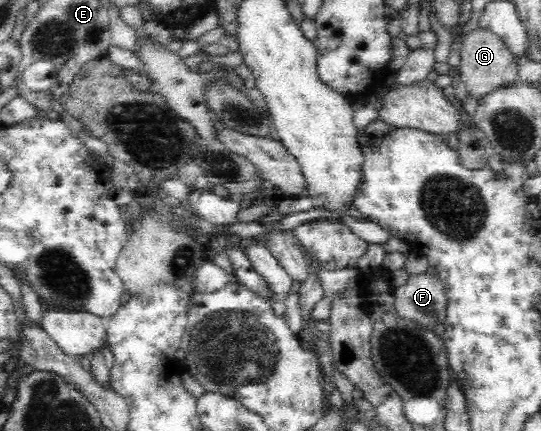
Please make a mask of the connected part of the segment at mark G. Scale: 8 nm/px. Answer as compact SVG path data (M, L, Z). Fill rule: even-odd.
M480 24L478 28L470 30L462 38L458 68L469 96L476 100L487 92L503 87L519 78L516 62L514 62L506 43L498 36L498 33L488 30L486 27L480 27Z

